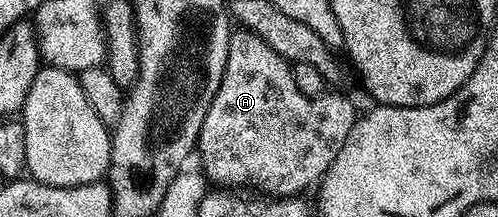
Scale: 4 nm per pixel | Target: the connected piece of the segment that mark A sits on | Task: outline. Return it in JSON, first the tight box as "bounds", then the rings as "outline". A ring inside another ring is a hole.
{"bounds":[196,29,356,197],"outline":[[[247,29],[231,30],[230,40],[228,41],[228,61],[224,65],[224,77],[220,81],[220,89],[216,89],[216,97],[212,97],[212,105],[204,117],[204,125],[198,134],[196,155],[197,158],[202,158],[202,163],[200,162],[202,174],[206,176],[211,184],[217,185],[222,189],[251,187],[254,190],[251,192],[261,193],[266,197],[301,196],[303,194],[301,191],[308,190],[310,186],[313,188],[321,180],[322,176],[326,174],[327,169],[332,165],[332,161],[336,161],[336,153],[340,153],[340,149],[344,149],[344,141],[348,138],[348,133],[352,133],[352,125],[356,118],[353,101],[345,99],[342,95],[330,94],[323,93],[313,99],[304,93],[300,93],[300,89],[296,89],[296,77],[289,59],[280,57],[280,53],[276,53],[276,49],[272,49],[272,45],[268,45],[268,41],[264,41],[256,32]]]}

